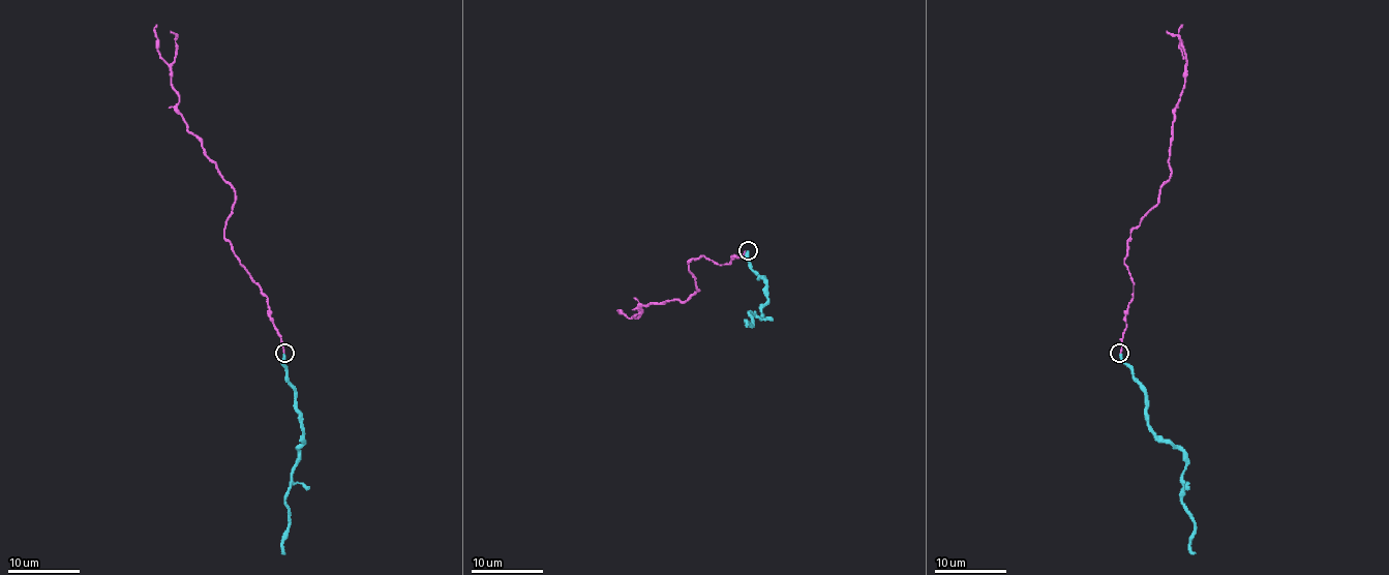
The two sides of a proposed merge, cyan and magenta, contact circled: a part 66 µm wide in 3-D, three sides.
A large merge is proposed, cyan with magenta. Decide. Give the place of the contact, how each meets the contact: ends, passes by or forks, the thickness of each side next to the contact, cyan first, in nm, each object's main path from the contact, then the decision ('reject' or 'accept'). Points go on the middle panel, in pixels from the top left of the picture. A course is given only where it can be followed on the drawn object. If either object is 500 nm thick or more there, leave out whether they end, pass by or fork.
place (748, 250); cyan ends; magenta ends; calibres 280 and 130 nm; course cyan (747, 251), (749, 266), (765, 282), (766, 290), (761, 314), (749, 312), (749, 325); course magenta (747, 251), (729, 264), (691, 259), (698, 290), (684, 302), (621, 314); reject

